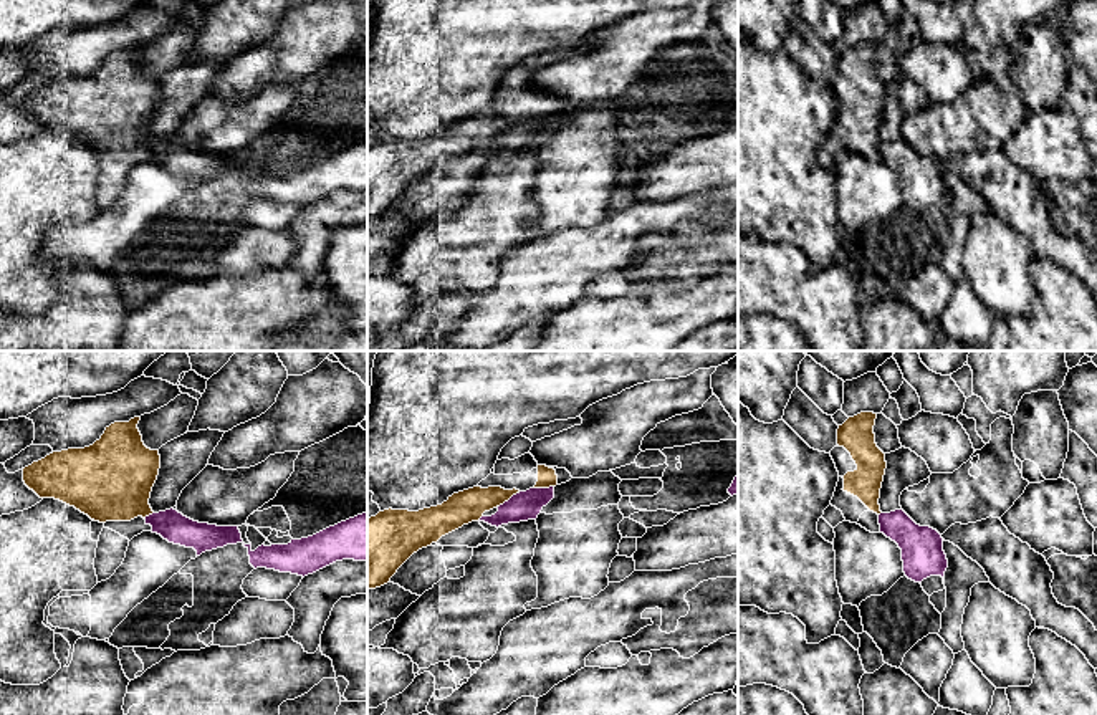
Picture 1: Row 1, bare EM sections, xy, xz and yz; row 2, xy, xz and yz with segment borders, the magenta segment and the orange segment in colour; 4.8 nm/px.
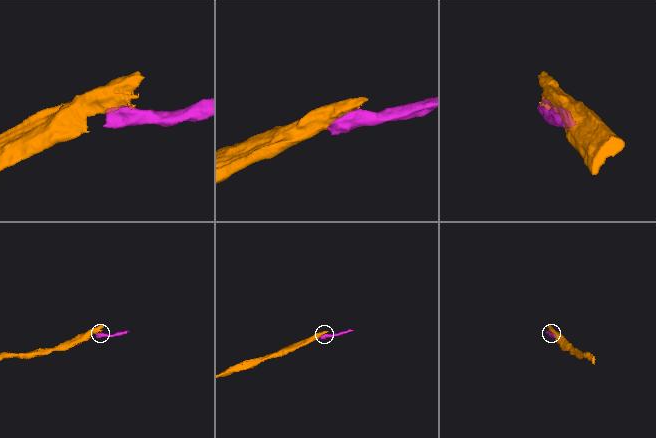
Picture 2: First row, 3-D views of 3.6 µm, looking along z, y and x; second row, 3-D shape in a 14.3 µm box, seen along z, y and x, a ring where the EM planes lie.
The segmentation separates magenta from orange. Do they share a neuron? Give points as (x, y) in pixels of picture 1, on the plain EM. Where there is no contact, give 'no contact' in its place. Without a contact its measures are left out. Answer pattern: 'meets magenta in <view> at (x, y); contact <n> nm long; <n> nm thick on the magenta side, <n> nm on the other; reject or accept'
meets magenta in xz at (510, 128); contact 130 nm long; 140 nm thick on the magenta side, 160 nm on the other; reject

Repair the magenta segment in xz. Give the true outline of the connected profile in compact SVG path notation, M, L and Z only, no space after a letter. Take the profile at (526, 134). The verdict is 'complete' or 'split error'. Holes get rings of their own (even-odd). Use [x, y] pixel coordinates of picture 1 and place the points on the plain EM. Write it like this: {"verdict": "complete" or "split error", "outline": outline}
{"verdict": "complete", "outline": "M554 116L549 118L529 118L513 124L508 131L498 136L498 141L491 146L481 146L478 151L485 151L491 156L501 156L508 152L520 152L536 149L541 139L554 127Z"}

